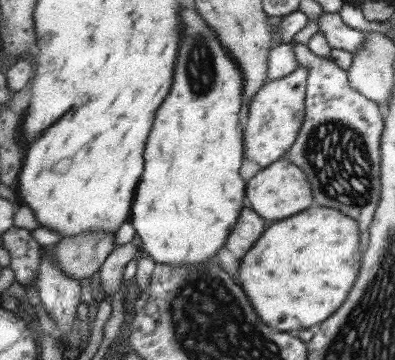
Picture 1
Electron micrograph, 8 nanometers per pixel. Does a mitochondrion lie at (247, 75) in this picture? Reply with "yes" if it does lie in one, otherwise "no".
no

